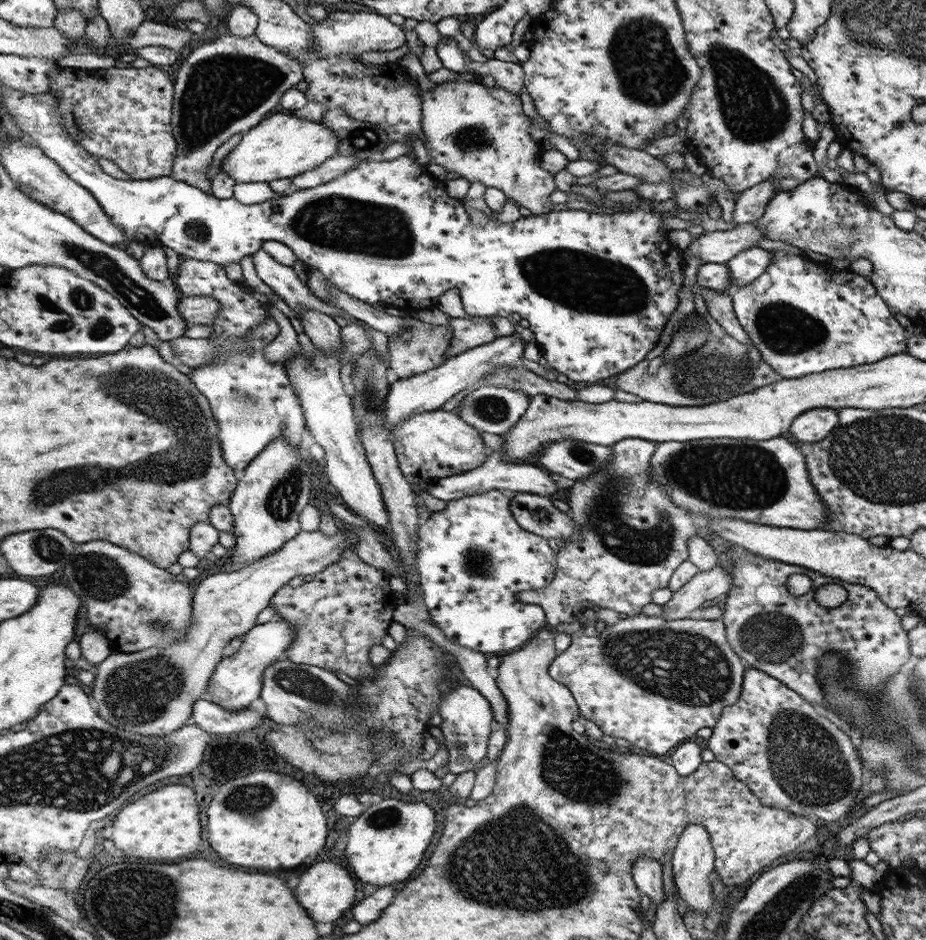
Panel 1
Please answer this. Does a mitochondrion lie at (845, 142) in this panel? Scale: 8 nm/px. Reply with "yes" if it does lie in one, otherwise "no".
no

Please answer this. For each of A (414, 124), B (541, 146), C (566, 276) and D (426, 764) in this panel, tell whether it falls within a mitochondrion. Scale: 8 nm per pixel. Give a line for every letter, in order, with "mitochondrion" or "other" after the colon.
A: other
B: other
C: mitochondrion
D: other

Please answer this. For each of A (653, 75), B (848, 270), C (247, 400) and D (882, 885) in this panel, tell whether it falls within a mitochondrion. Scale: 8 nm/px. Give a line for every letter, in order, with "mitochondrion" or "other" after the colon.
A: mitochondrion
B: other
C: mitochondrion
D: other

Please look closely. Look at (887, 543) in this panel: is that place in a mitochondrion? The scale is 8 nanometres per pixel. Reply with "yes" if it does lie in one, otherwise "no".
no

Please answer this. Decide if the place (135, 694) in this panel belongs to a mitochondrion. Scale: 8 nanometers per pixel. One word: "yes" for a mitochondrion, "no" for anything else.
yes

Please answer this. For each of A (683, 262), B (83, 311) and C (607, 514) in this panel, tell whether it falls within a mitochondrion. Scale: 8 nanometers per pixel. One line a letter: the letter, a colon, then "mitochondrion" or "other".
A: other
B: mitochondrion
C: mitochondrion

